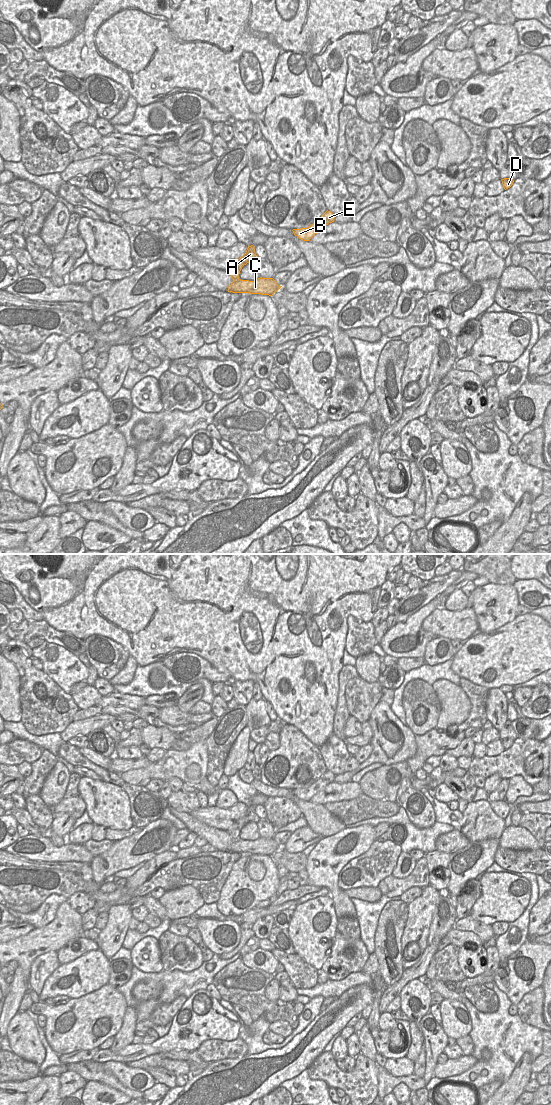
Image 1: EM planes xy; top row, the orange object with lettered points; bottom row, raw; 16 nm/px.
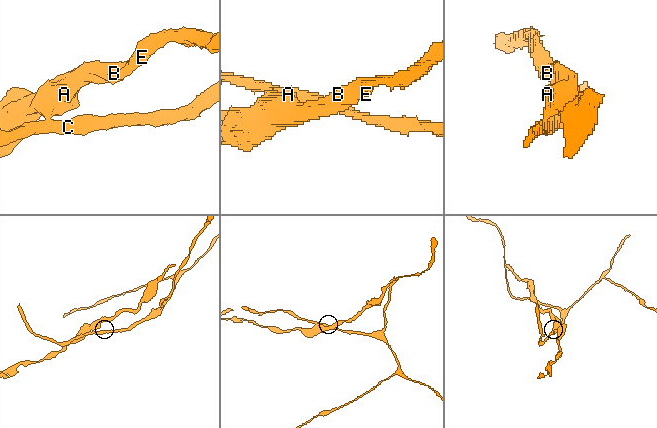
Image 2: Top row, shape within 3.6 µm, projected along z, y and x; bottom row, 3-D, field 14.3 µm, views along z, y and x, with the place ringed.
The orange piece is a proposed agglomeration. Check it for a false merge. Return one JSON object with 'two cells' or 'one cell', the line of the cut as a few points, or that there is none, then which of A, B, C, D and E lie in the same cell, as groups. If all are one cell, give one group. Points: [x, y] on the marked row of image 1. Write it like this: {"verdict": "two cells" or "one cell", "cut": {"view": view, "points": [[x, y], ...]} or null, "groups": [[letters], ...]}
{"verdict": "two cells", "cut": {"view": "xy", "points": [[238, 278], [233, 280]]}, "groups": [["A", "B", "E"], ["C", "D"]]}

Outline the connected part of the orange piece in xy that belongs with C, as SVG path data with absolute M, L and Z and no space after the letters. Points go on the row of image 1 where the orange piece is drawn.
M258 278L254 281L233 280L228 286L228 292L232 293L250 293L272 296L282 286L279 286L273 278Z

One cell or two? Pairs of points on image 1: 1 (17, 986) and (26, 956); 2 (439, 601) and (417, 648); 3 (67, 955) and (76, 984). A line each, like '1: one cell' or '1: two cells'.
1: two cells
2: one cell
3: two cells

